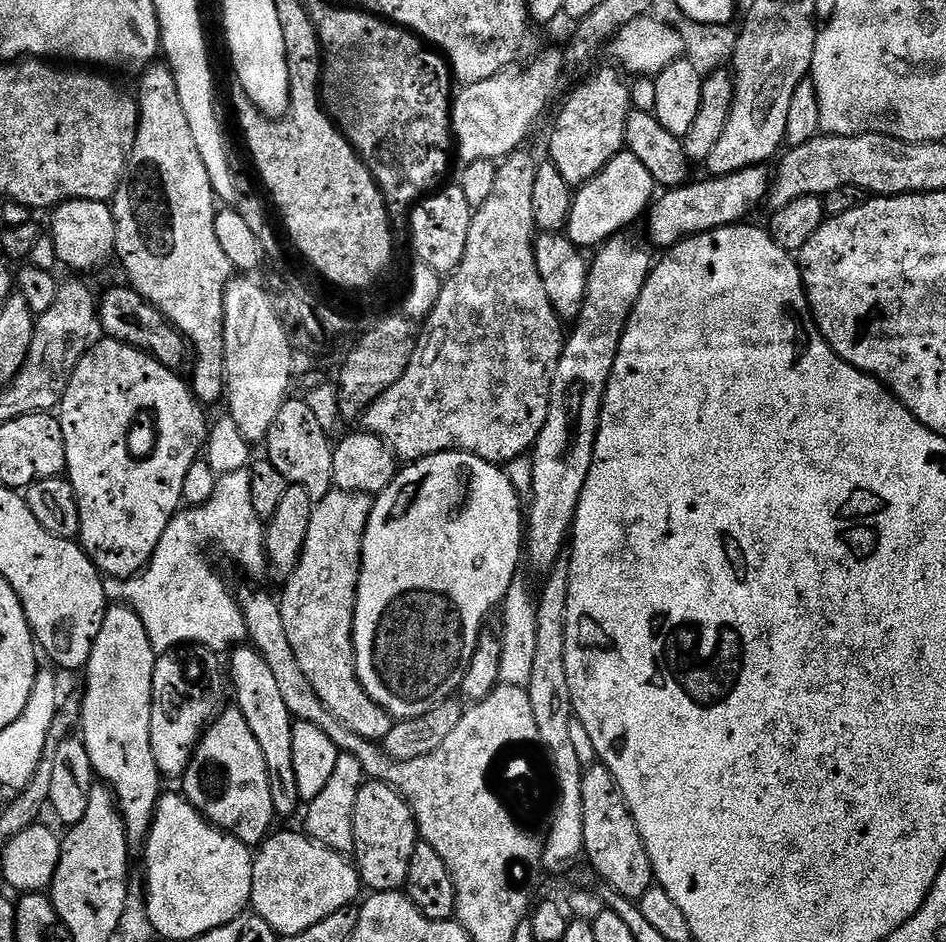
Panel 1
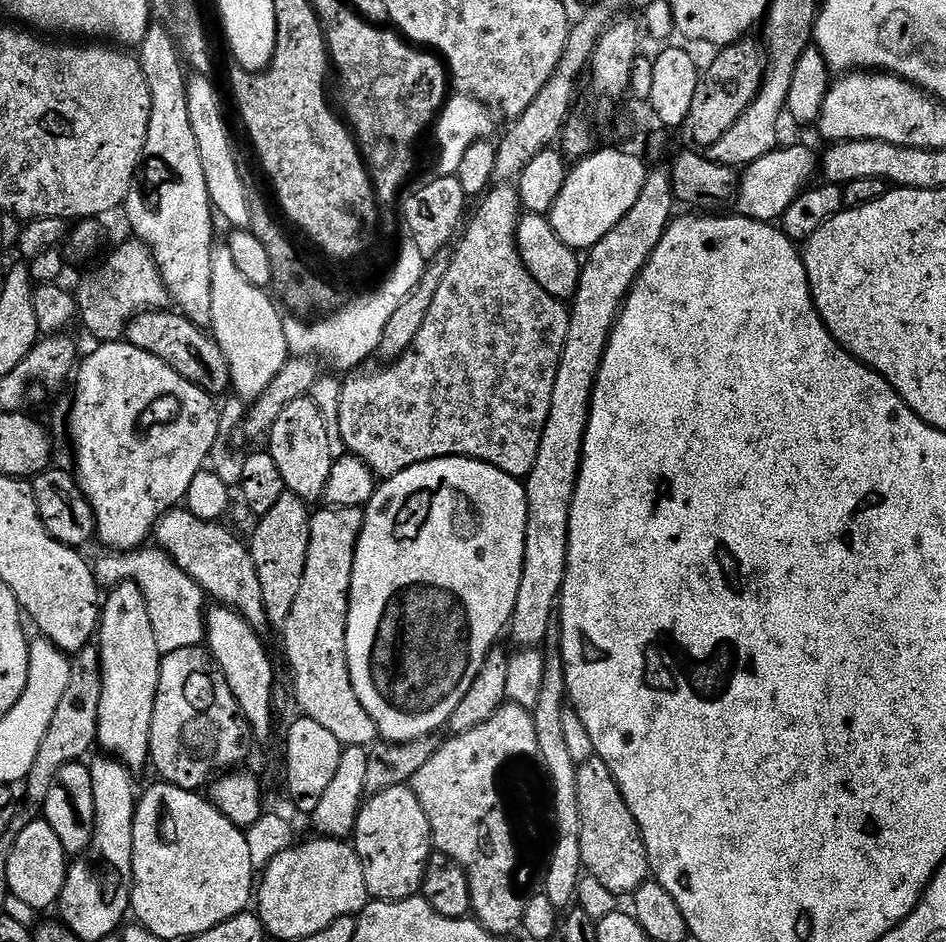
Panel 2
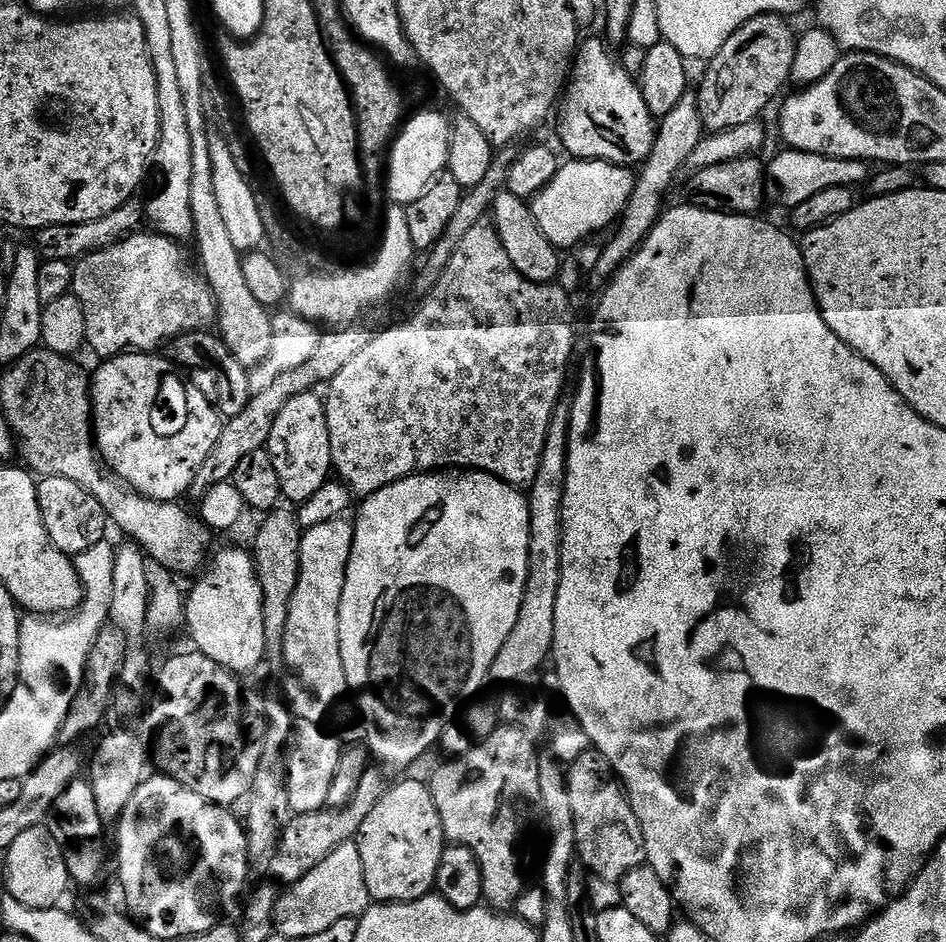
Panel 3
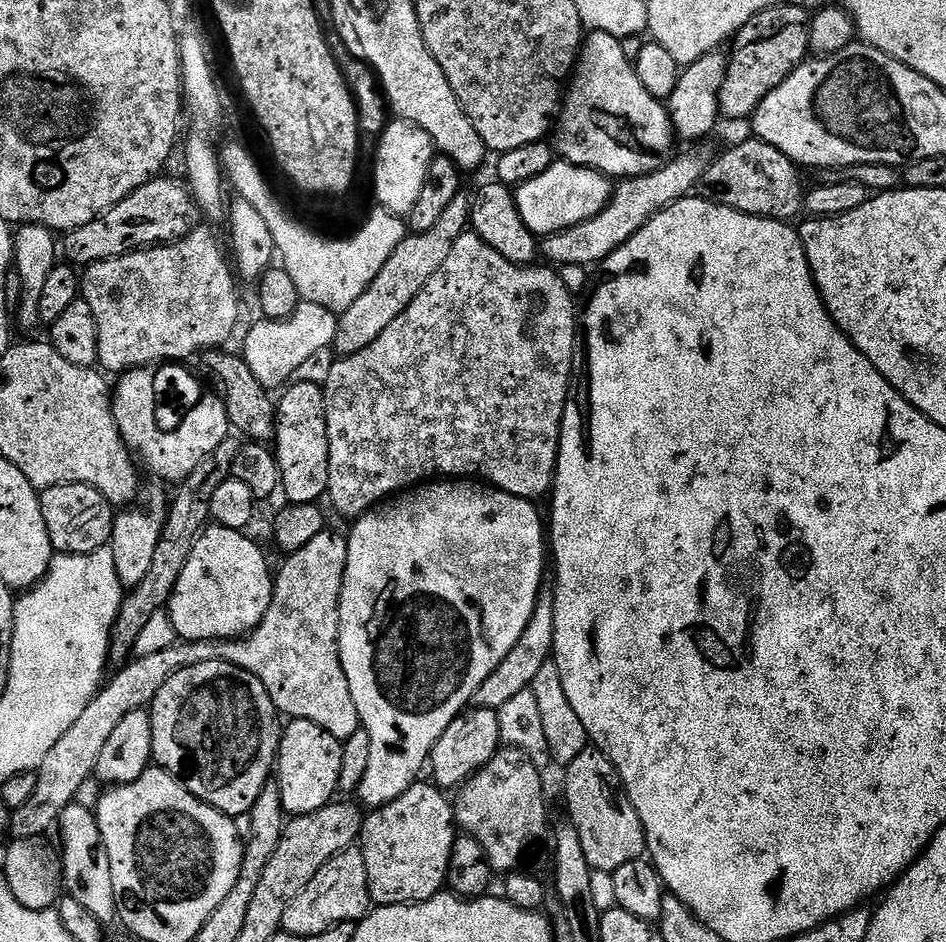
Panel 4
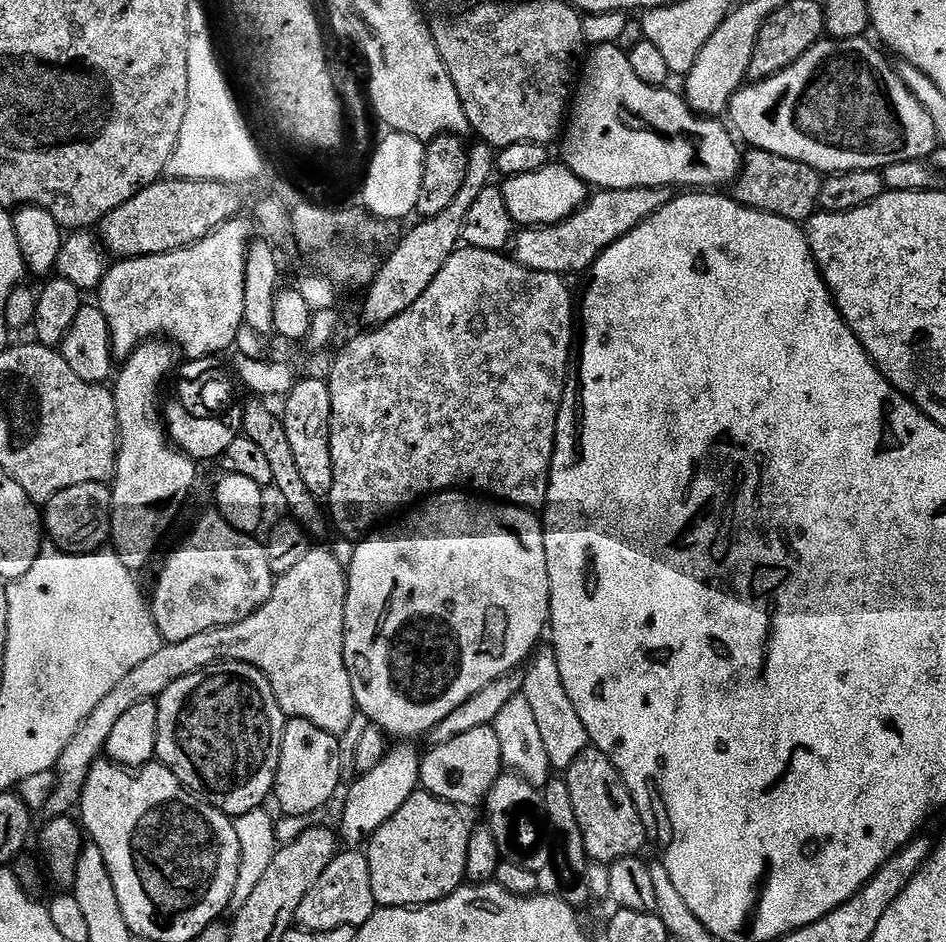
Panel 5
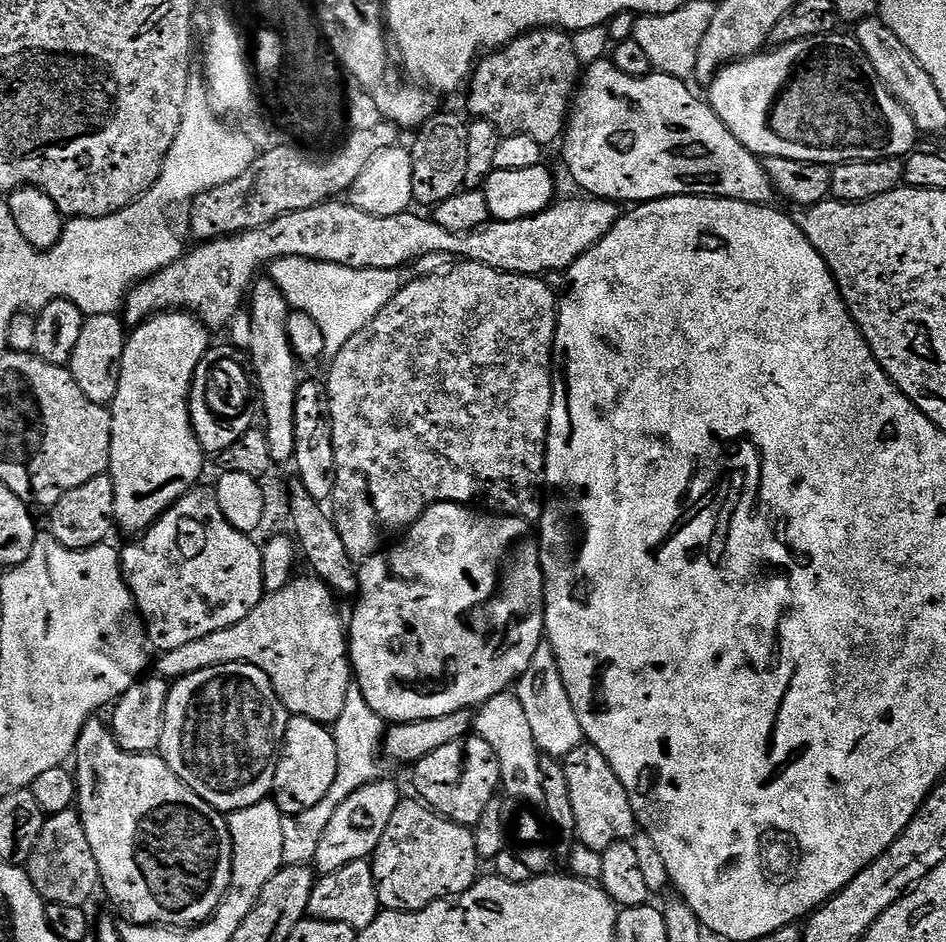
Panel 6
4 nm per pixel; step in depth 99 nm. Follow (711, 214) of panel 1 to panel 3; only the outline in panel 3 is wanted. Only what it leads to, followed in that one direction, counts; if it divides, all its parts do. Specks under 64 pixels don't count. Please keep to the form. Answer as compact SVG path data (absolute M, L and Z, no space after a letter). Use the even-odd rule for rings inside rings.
M785 147L766 164L766 196L769 201L781 204L785 210L802 206L814 194L822 194L822 190L830 190L834 186L852 188L860 184L867 185L870 179L870 168L865 161L834 158L817 152L807 152L797 148Z

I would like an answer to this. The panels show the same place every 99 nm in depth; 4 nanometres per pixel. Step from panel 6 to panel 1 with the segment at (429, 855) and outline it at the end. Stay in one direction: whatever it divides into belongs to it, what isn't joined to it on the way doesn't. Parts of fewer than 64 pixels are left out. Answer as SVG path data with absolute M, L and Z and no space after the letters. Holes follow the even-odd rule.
M381 780L365 782L358 790L358 798L354 798L354 863L360 874L361 885L372 892L403 889L410 868L410 854L414 854L417 843L416 819L404 797Z

